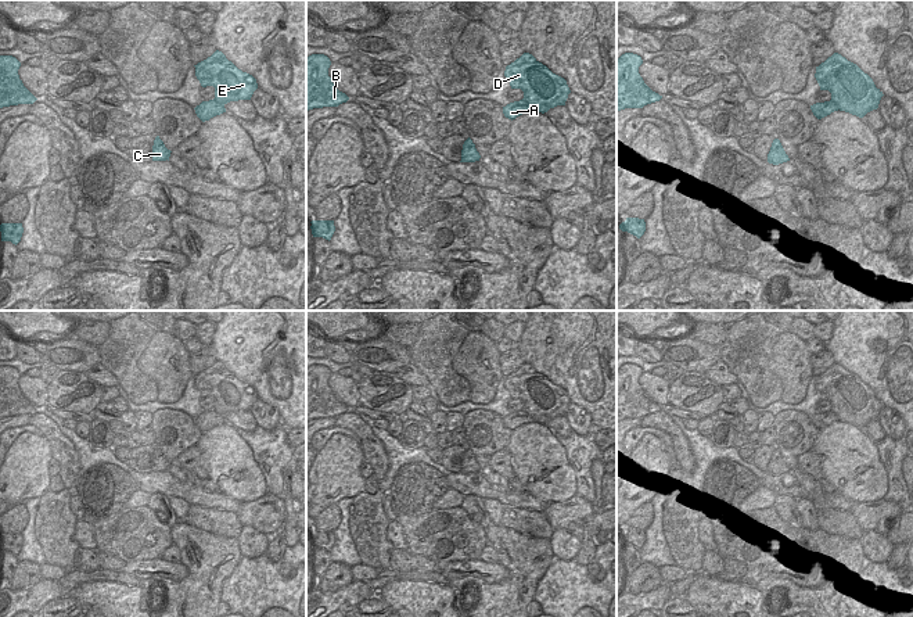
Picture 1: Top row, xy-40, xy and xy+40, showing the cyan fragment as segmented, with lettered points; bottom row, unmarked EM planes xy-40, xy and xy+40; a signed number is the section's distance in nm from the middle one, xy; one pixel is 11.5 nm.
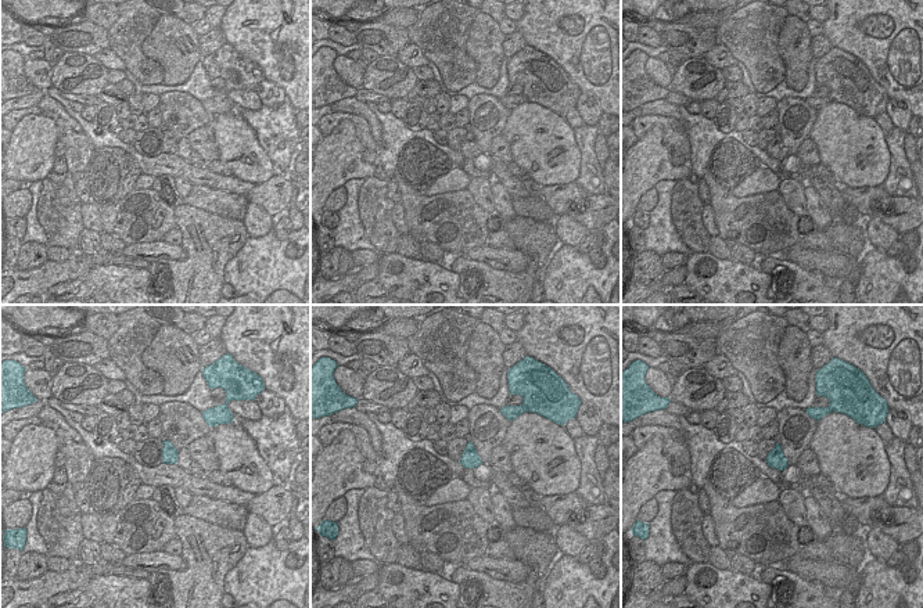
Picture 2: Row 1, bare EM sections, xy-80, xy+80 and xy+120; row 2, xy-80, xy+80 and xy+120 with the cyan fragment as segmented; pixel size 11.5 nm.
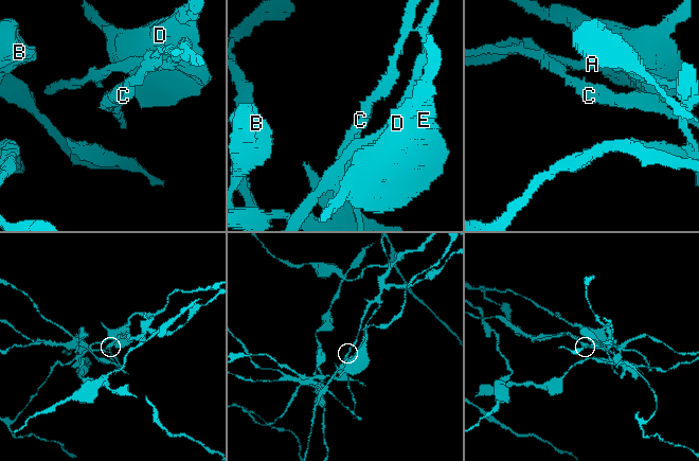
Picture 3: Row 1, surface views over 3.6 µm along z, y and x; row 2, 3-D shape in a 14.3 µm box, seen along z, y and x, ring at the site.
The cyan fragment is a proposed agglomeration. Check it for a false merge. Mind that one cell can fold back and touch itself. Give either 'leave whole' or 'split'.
split

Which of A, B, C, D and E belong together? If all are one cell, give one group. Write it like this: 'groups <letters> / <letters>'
groups A B C / D E

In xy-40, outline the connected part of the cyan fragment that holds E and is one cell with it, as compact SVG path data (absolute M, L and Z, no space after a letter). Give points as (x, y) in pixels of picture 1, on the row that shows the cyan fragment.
M219 50L194 67L201 86L213 86L213 100L222 105L230 101L251 100L254 92L258 89L256 79L238 69Z

